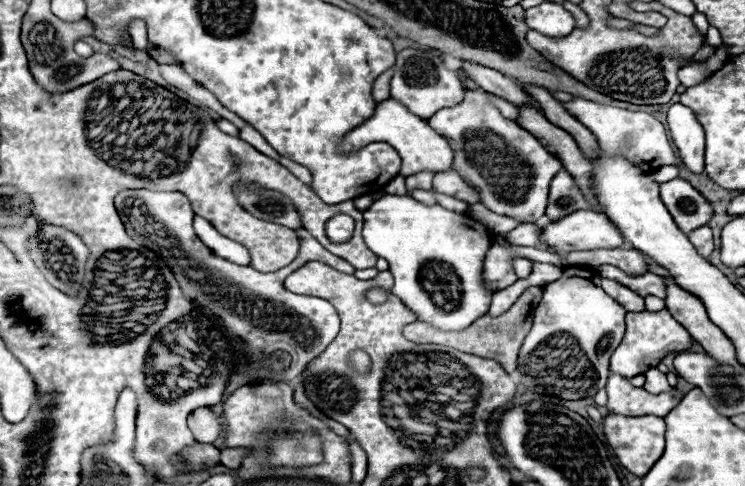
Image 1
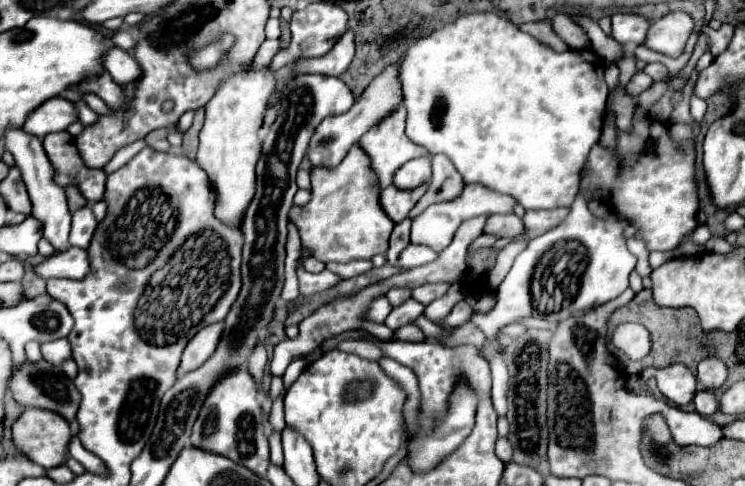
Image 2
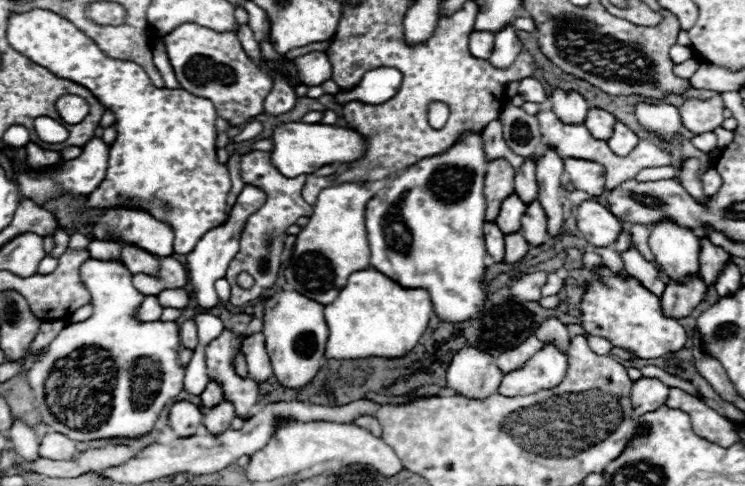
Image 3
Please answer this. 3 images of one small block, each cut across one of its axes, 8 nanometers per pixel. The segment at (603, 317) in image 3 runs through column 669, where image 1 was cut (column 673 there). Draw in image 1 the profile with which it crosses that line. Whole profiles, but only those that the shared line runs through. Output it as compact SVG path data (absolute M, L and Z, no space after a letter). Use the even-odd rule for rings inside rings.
M666 308L660 312L650 312L650 310L628 312L626 326L628 326L626 336L610 360L610 370L618 372L626 378L644 374L650 366L656 366L664 356L686 352L692 346L692 336L686 332L686 328L682 324L678 324L670 316L670 312Z

